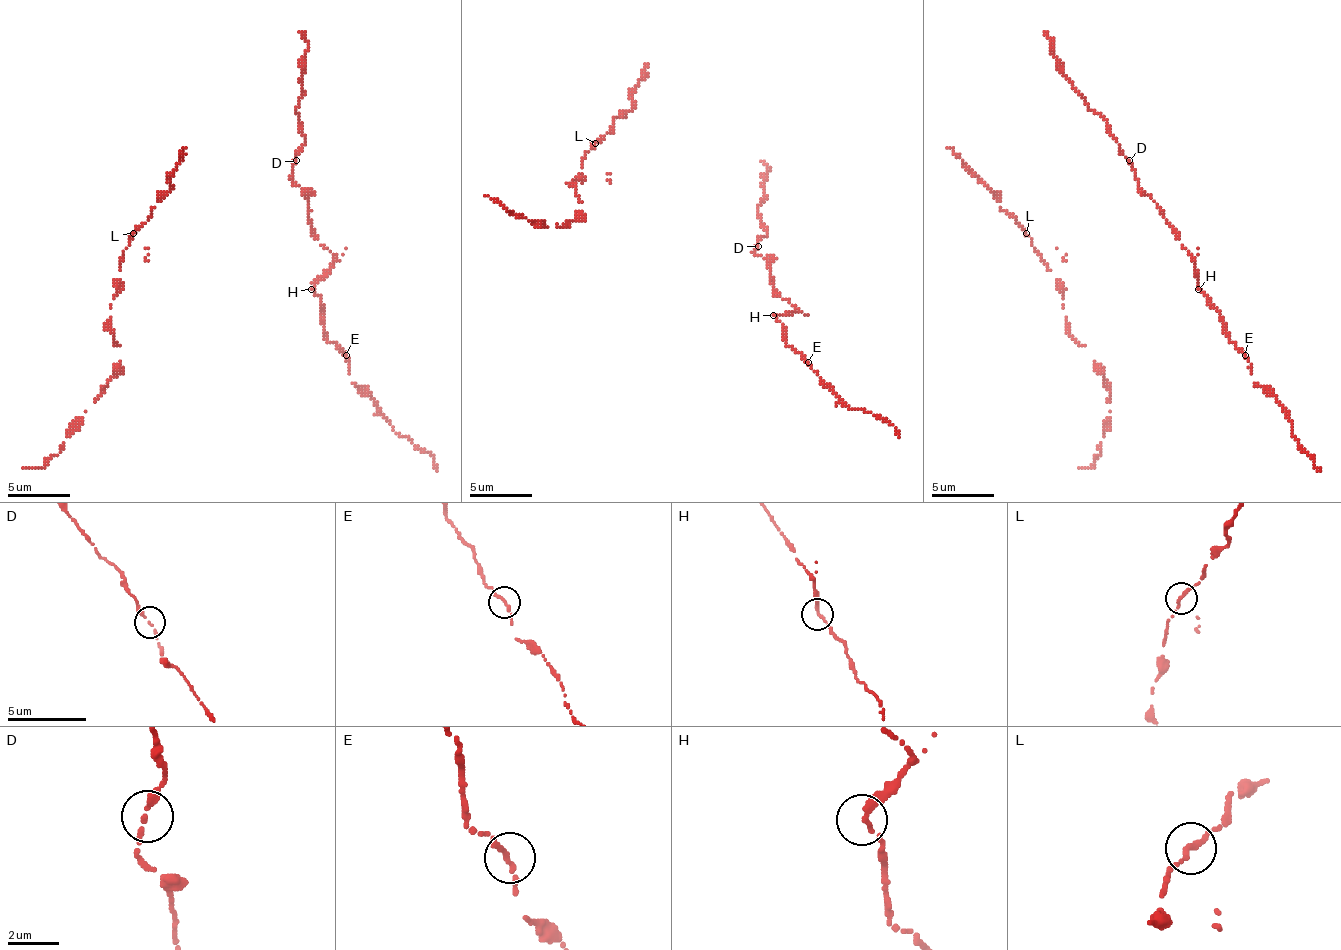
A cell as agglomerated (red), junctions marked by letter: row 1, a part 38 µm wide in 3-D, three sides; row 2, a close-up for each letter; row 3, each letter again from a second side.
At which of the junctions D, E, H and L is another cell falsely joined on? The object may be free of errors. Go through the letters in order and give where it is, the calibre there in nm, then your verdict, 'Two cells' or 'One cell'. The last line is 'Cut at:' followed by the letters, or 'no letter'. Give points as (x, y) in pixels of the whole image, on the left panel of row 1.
D: Place: (296, 160). Thickness 180 nm. One cell
E: Place: (346, 355). Thickness 200 nm. One cell
H: Place: (311, 289). Thickness 240 nm. One cell
L: Place: (133, 233). Thickness 200 nm. Two cells
Cut at: L

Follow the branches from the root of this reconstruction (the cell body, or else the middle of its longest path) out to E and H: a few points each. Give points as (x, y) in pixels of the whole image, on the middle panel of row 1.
E: (754, 246), (754, 255), (767, 261), (773, 290), (795, 309), (776, 315), (783, 324), (783, 337), (808, 362)
H: (754, 246), (754, 255), (761, 255), (767, 261), (773, 290), (795, 309), (783, 315), (773, 315)

